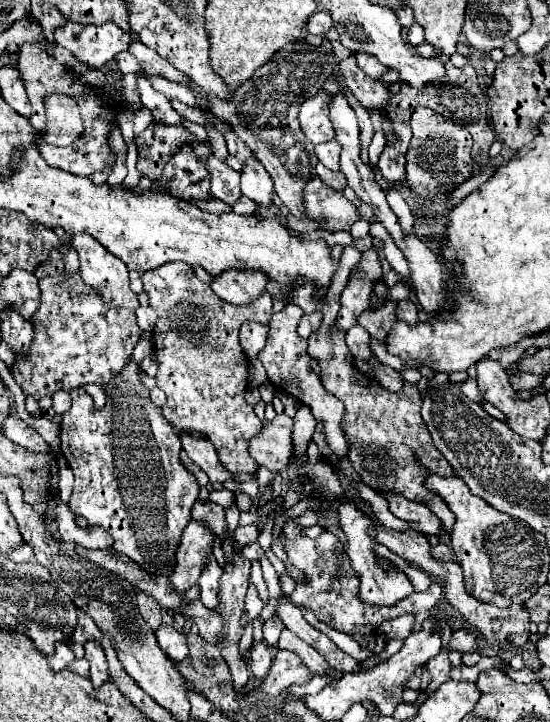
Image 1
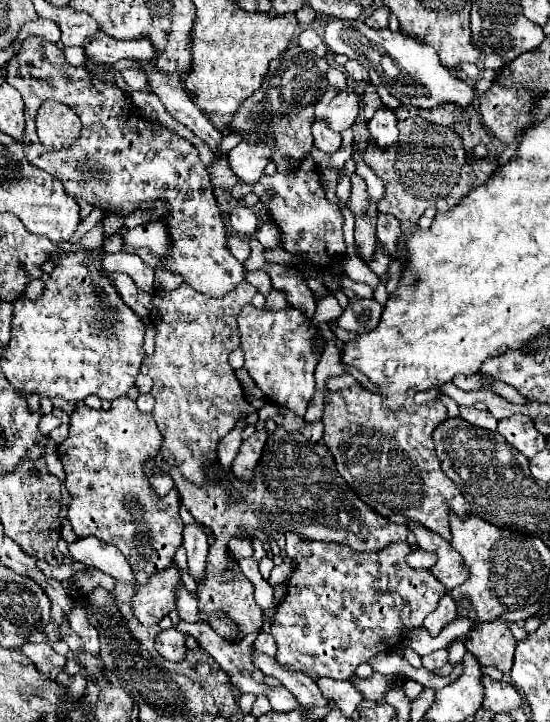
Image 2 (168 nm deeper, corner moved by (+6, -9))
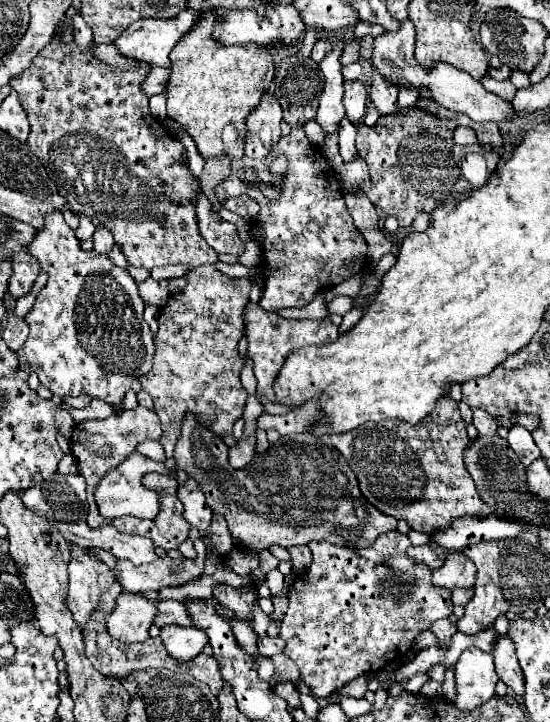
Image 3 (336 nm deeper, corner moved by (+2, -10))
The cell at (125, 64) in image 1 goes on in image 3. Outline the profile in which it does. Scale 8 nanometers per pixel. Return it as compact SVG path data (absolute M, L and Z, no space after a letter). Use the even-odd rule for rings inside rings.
M153 67L149 71L149 75L141 81L141 91L151 97L151 95L157 95L163 91L163 85L167 83L169 79L169 69L163 69L163 67Z

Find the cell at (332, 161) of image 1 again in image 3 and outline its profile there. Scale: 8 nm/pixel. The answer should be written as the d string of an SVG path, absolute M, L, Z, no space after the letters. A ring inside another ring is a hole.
M343 41L333 43L333 51L319 63L323 75L325 75L325 89L319 99L319 111L315 121L321 125L325 135L339 133L339 123L345 117L345 107L341 103L343 99L343 75L339 57L343 53Z

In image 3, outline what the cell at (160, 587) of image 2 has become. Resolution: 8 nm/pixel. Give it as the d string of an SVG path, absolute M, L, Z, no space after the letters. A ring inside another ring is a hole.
M121 593L107 619L107 629L115 639L143 643L149 639L149 627L157 617L157 603L141 593Z

